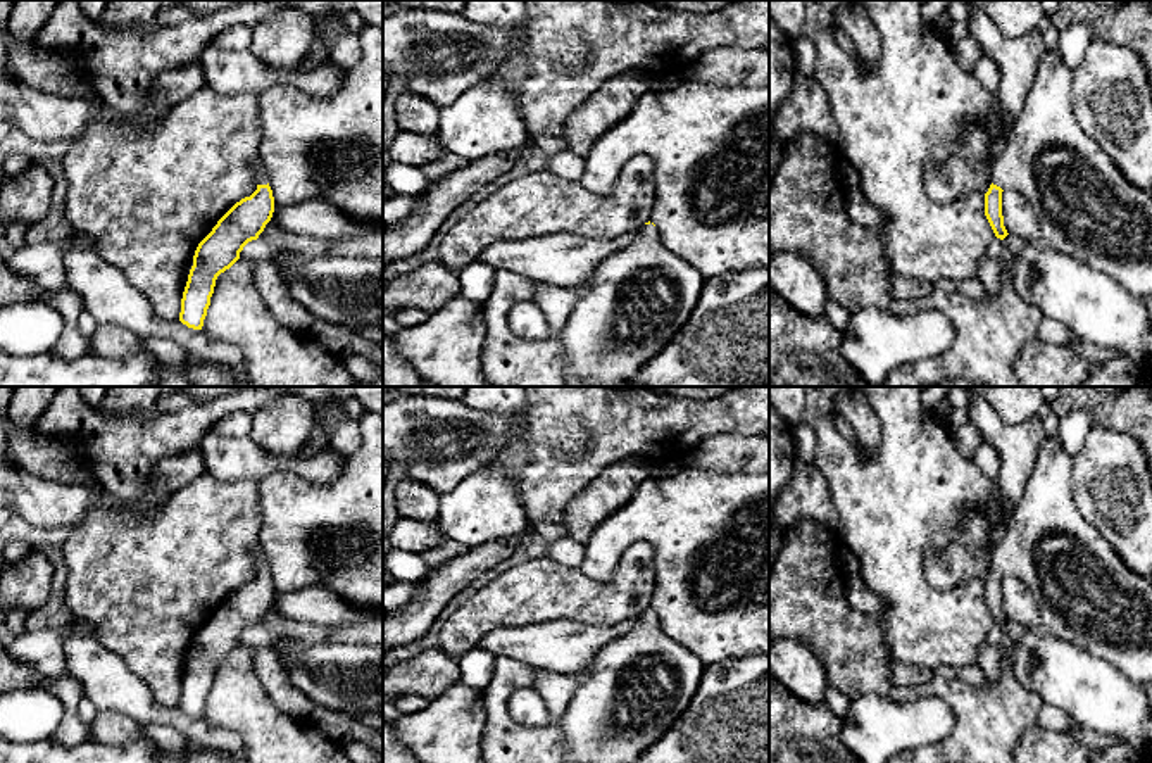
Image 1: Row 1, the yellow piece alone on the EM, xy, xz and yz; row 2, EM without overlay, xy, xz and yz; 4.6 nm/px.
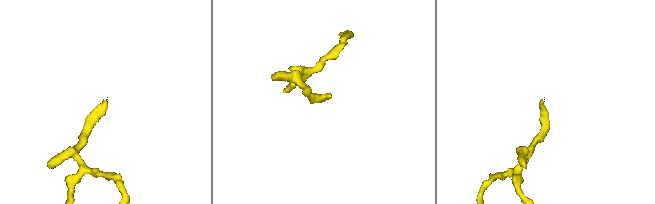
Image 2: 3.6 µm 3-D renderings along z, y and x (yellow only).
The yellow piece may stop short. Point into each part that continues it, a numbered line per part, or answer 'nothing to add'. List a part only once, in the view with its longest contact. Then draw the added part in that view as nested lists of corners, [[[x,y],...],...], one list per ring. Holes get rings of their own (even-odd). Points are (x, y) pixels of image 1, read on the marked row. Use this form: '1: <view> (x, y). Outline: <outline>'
1: yz (1087, 209). Outline: [[[1055,50],[1043,52],[1007,145],[992,164],[992,183],[1002,190],[1016,190],[1028,199],[1040,223],[1042,245],[1109,274],[1140,299],[1152,297],[1152,192],[1131,185],[1111,157],[1081,129],[1073,112],[1073,74],[1074,71]]]

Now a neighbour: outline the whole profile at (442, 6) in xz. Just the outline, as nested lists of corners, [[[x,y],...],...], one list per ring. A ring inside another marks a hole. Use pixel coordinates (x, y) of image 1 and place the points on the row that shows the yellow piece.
[[[393,0],[397,9],[431,9],[438,12],[462,14],[466,0]]]

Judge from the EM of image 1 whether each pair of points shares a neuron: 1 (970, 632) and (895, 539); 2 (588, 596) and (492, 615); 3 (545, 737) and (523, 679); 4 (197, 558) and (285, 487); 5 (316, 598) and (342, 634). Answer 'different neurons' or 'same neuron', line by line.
1: same neuron
2: same neuron
3: same neuron
4: different neurons
5: different neurons

